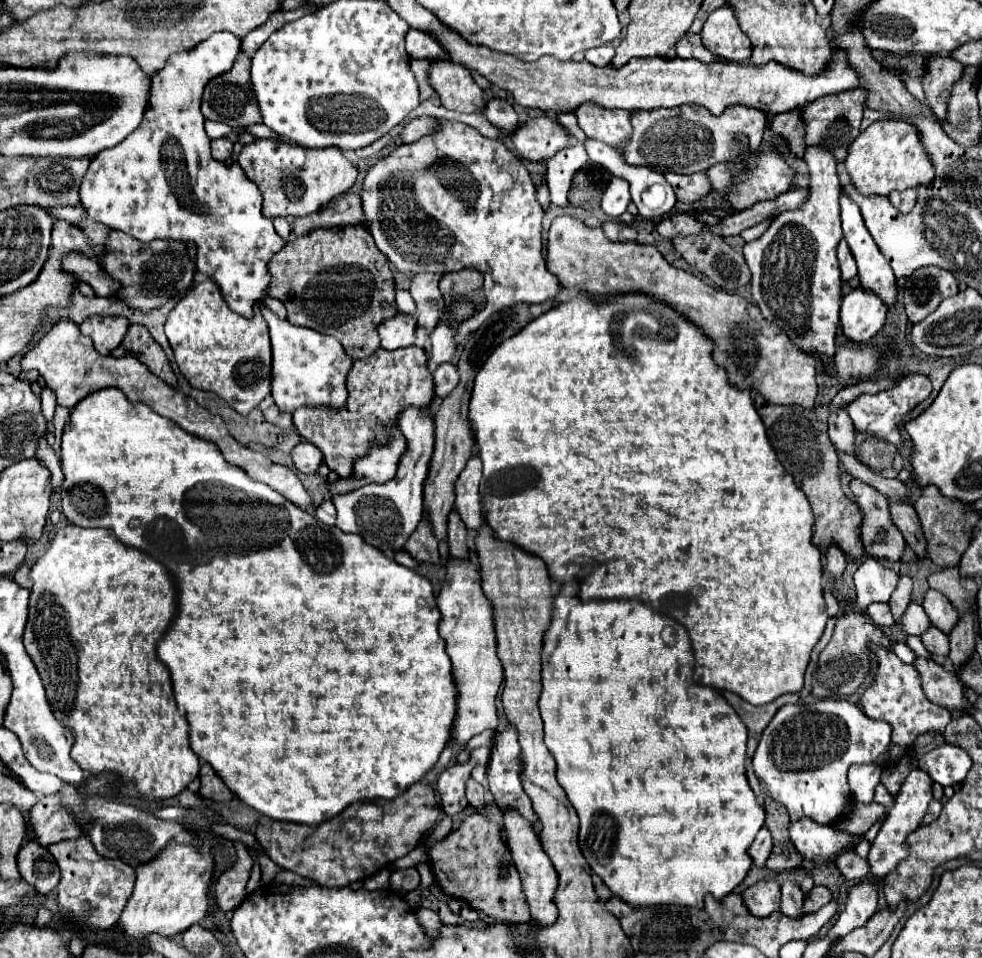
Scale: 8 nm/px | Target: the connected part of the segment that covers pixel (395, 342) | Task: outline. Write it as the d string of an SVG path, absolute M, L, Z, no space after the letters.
M402 315L384 321L384 325L378 327L380 334L380 347L386 350L408 347L416 341L416 317L414 315Z

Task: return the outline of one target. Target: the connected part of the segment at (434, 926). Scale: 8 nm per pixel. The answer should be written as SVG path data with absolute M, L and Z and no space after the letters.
M420 907L420 909L416 909L416 917L418 917L418 923L426 929L426 933L430 937L434 937L438 933L438 927L442 925L442 921L440 921L440 917L438 917L436 911Z

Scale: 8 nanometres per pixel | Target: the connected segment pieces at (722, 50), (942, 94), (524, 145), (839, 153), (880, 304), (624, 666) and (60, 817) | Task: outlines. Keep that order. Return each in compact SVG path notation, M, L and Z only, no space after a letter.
M724 5L708 15L708 19L700 31L700 37L706 45L706 49L710 49L710 53L714 53L726 61L740 63L750 57L750 51L752 51L750 39L738 27L734 11L728 5Z
M930 57L928 61L928 75L922 81L926 91L926 101L932 107L938 121L946 119L948 103L946 99L952 93L952 85L962 79L964 65L952 57Z
M536 117L528 119L514 135L514 149L528 161L546 161L556 151L568 147L570 133L558 121Z
M852 89L838 95L826 95L818 101L812 101L802 109L802 117L806 121L806 145L826 145L836 161L846 159L846 151L854 137L858 137L860 121L862 121L862 109L866 103L866 91L864 89Z
M856 287L842 299L842 335L848 341L868 341L886 325L886 313L888 307L880 297Z
M574 577L574 581L566 583L566 585L560 585L560 591L556 593L554 597L554 611L552 611L552 623L550 623L550 629L546 631L546 637L544 637L544 647L542 647L542 697L540 697L540 713L542 713L542 721L544 721L544 743L548 747L548 751L554 755L556 759L556 779L558 783L562 785L562 789L566 791L572 807L576 809L578 817L580 817L580 849L582 849L582 855L586 857L588 865L592 867L592 871L610 887L612 893L620 895L622 901L626 901L628 905L632 907L648 907L648 905L664 905L664 903L674 903L674 905L692 905L692 907L704 907L704 897L706 895L712 895L714 899L722 899L726 897L736 885L742 883L742 879L746 877L750 865L752 865L752 859L748 857L746 849L752 845L756 833L762 829L764 825L764 809L762 805L756 801L748 781L746 781L746 767L744 767L744 759L746 759L746 739L748 739L748 731L746 731L746 725L742 723L742 719L738 717L738 713L732 709L732 705L716 691L716 689L710 689L710 687L702 687L698 685L692 675L694 675L694 651L692 651L692 641L690 641L690 635L686 633L686 629L680 625L680 623L674 623L672 625L672 631L674 631L674 643L668 645L662 641L660 633L662 629L668 625L668 617L654 611L650 605L646 605L644 601L638 601L638 599L592 599L592 601L582 601L580 599L580 579Z
M42 797L34 805L34 809L30 811L30 823L40 845L48 847L64 839L76 839L80 835L86 835L82 825L74 819L74 813L68 811L70 809L64 809L58 797Z

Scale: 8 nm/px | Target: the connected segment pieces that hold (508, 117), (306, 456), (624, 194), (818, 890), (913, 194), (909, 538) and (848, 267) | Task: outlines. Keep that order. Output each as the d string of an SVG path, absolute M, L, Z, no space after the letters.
M492 97L488 101L488 107L486 107L486 117L492 125L506 129L506 131L512 131L518 125L518 115L506 99Z
M302 441L292 449L292 461L300 473L316 473L324 463L324 455L316 445Z
M614 177L602 195L602 211L608 217L620 217L630 203L630 187L620 177Z
M814 887L810 897L804 903L804 913L814 913L814 911L818 911L822 905L826 905L830 901L832 901L832 895L830 895L830 891L826 887Z
M906 189L906 191L894 191L888 195L892 205L898 207L902 213L908 213L914 205L916 205L916 197L918 197L918 191L916 189Z
M890 501L890 513L898 529L902 531L906 543L914 549L918 559L926 559L926 537L922 537L922 525L910 503Z
M842 239L840 245L838 245L838 261L840 261L842 279L844 279L844 281L852 279L852 277L856 275L856 261L854 261L854 257L852 257L852 253L850 253L850 249L848 249L848 245L846 245L844 239Z

